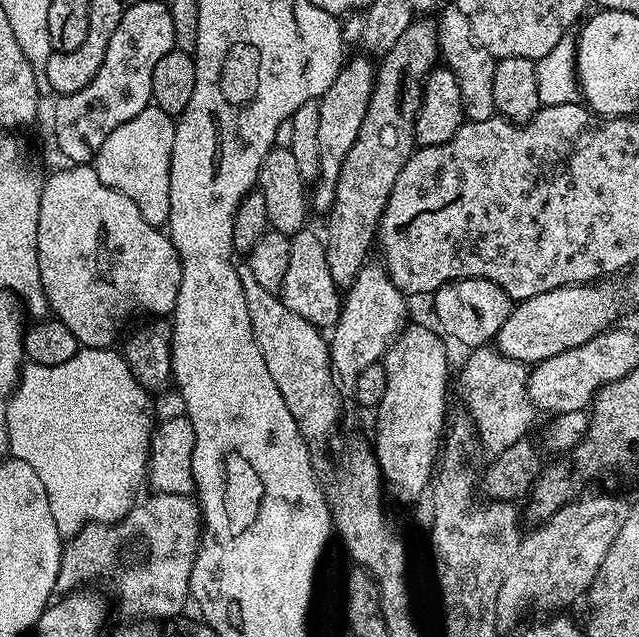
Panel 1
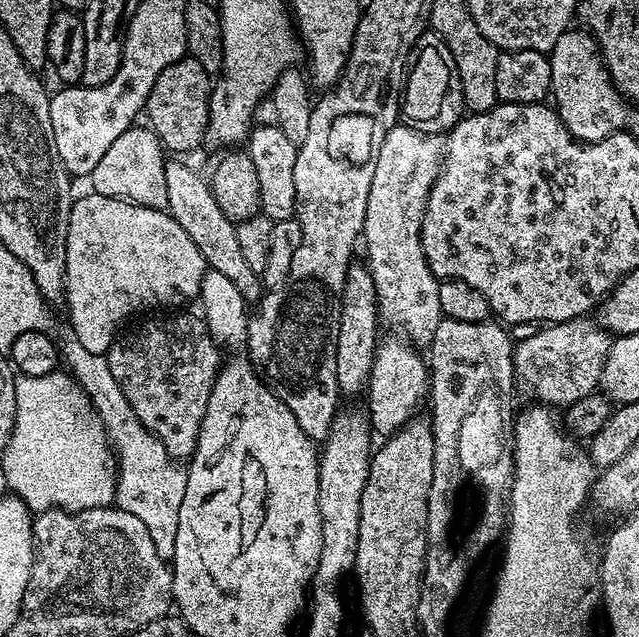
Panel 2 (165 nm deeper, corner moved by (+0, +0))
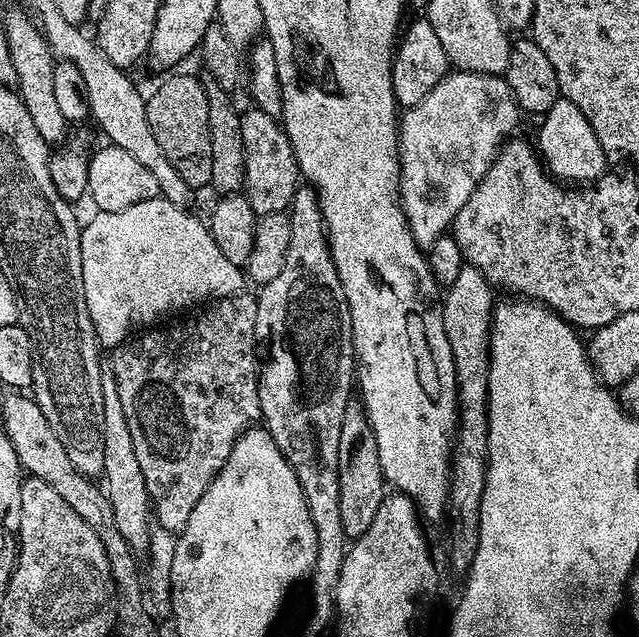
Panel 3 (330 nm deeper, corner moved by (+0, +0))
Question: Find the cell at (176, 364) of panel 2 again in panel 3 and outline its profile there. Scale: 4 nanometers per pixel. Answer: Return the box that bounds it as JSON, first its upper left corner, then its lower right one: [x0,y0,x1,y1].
[110,295,261,534]

